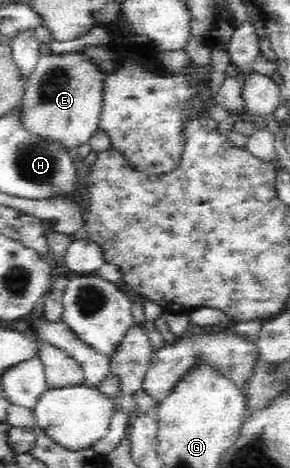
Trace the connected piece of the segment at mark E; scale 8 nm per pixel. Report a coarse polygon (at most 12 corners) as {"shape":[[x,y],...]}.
{"shape":[[46,52],[18,120],[75,153],[99,130],[105,75]]}

